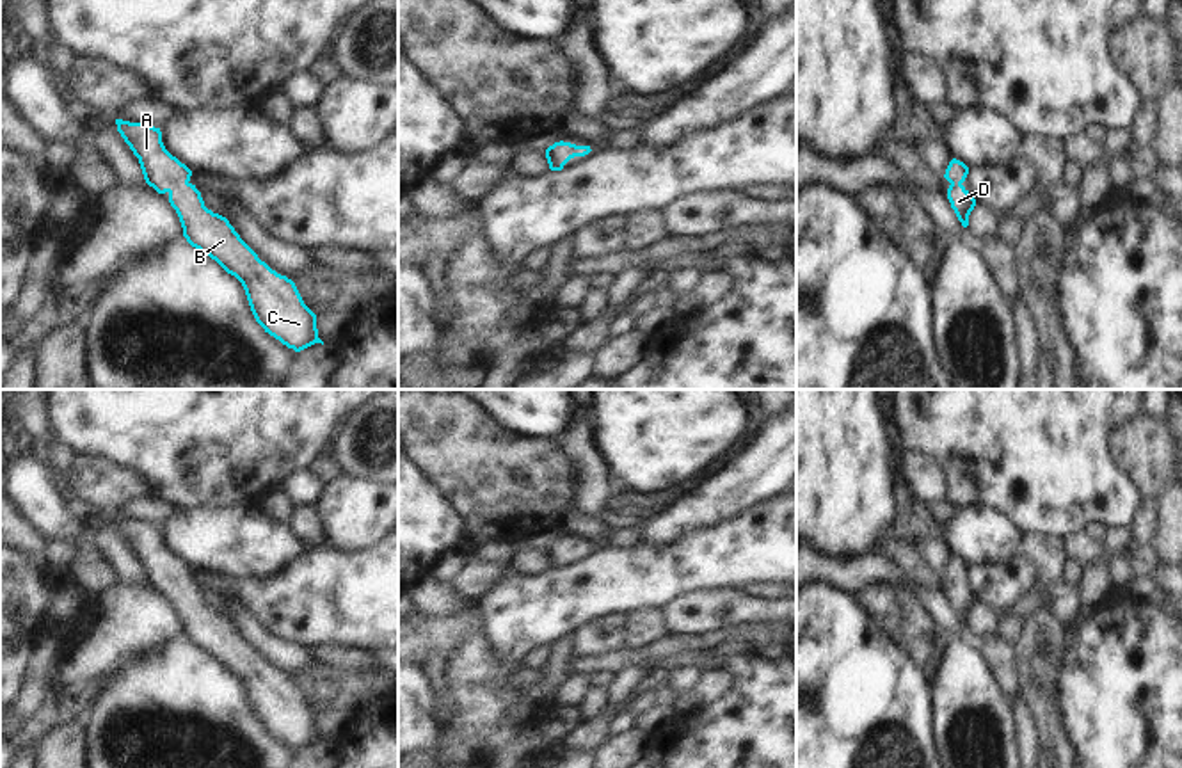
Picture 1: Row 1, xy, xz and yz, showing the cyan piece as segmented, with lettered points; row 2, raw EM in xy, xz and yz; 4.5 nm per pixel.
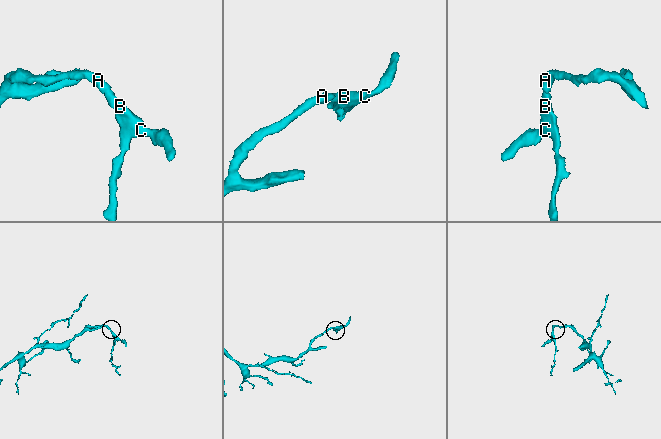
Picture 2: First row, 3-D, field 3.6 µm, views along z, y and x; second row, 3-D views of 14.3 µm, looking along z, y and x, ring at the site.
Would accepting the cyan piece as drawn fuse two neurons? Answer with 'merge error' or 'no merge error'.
no merge error

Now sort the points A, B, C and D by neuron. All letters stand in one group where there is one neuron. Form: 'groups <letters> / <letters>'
groups A B C D

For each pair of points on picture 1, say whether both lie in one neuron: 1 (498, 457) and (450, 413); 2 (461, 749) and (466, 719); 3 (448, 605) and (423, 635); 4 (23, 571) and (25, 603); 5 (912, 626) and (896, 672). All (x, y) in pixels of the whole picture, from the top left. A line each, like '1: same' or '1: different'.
1: same
2: different
3: different
4: same
5: different

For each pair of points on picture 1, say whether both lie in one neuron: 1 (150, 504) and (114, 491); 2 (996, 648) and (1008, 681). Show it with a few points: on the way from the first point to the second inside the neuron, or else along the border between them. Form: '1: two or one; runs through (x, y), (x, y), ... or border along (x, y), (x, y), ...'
1: two; border along (153, 495), (134, 498), (119, 509)
2: one; runs through (999, 656), (1005, 672)

